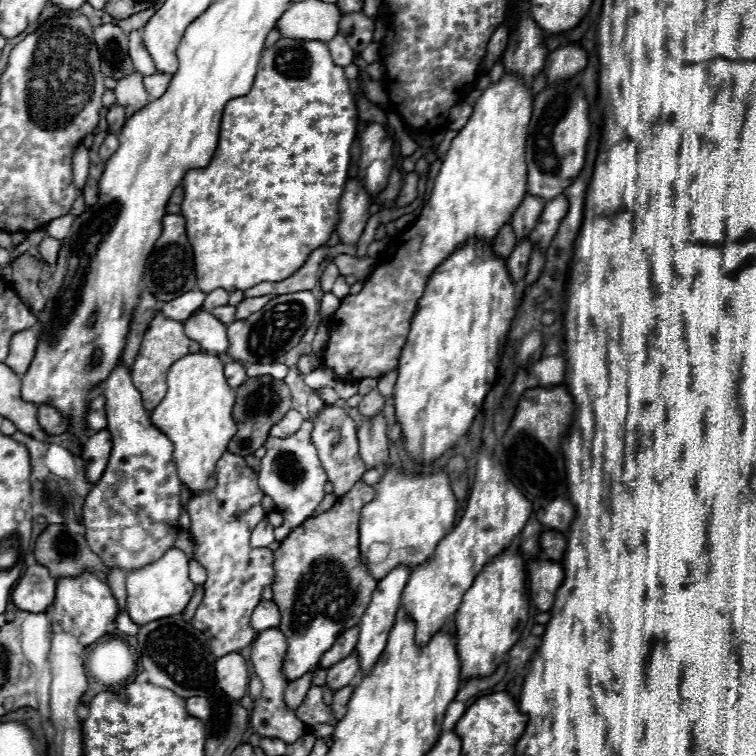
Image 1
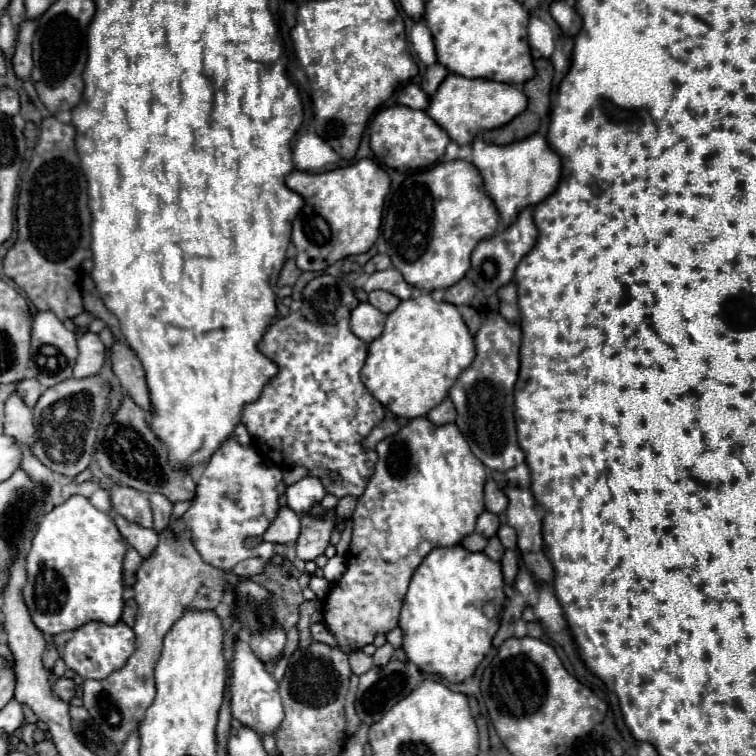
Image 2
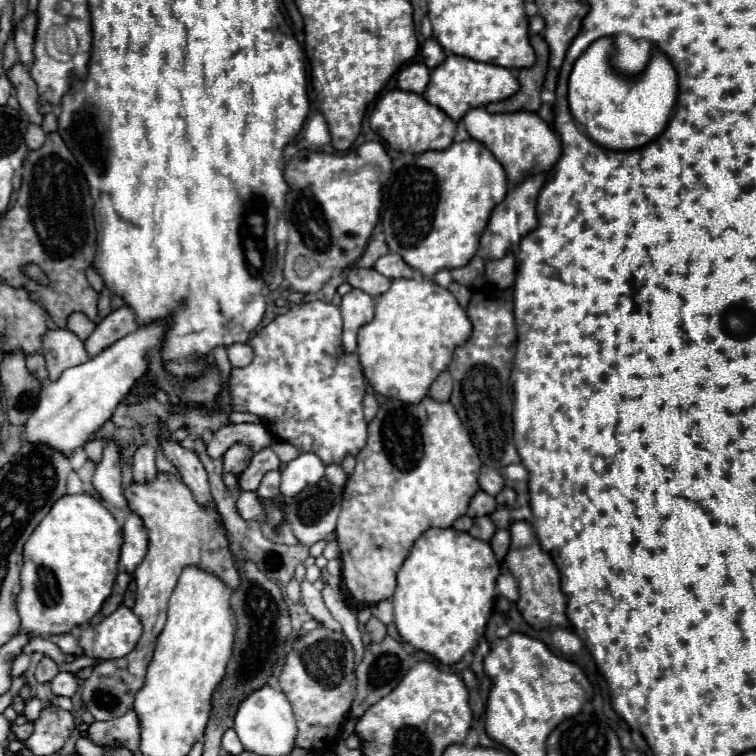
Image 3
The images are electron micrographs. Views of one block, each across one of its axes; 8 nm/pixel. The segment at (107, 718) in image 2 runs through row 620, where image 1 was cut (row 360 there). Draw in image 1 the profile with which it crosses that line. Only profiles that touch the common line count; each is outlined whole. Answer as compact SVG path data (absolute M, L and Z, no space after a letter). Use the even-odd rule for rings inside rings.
M160 312L154 316L154 320L150 322L150 328L144 334L140 352L136 356L136 362L132 366L132 380L134 386L140 390L142 400L144 400L144 408L152 410L156 408L156 404L160 404L160 400L166 394L166 372L168 368L182 356L192 354L192 352L202 352L200 344L190 340L184 334L184 322L180 320L168 320L166 316L160 316Z

